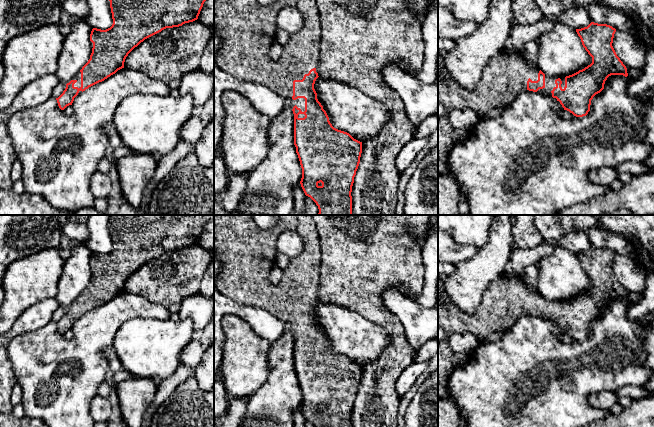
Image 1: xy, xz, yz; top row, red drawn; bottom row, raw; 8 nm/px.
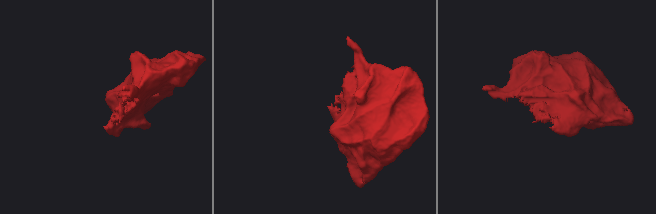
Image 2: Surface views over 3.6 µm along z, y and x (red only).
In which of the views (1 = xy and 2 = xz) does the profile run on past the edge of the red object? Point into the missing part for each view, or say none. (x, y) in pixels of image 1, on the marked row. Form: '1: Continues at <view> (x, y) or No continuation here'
1: Continues at xy (77, 77)
2: Continues at xz (246, 29)

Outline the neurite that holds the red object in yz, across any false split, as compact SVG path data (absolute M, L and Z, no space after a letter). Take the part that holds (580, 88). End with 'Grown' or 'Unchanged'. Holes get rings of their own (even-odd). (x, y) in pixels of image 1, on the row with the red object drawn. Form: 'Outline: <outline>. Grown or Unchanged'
Outline: M591 22L587 27L576 29L576 32L583 47L592 57L592 63L572 75L561 78L545 75L539 68L529 65L518 50L504 53L502 49L485 66L478 85L473 90L467 90L452 78L443 58L438 55L438 104L447 109L469 107L481 118L494 108L510 105L521 91L529 90L556 98L564 110L576 117L586 116L590 111L591 100L604 89L607 78L611 75L627 77L628 73L612 46L615 28Z. Grown

